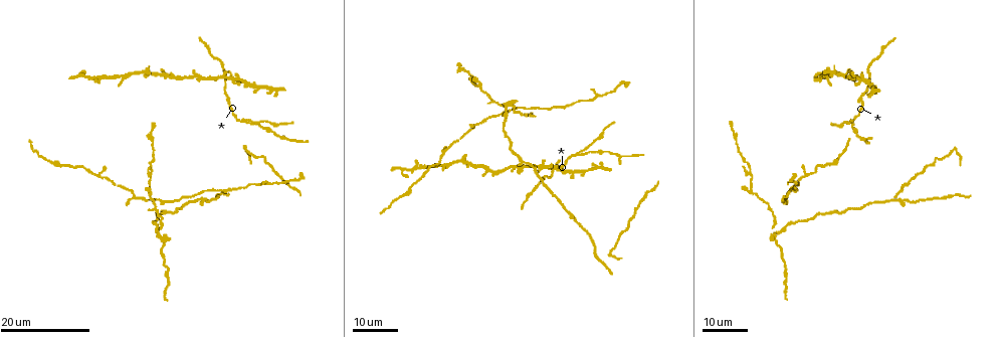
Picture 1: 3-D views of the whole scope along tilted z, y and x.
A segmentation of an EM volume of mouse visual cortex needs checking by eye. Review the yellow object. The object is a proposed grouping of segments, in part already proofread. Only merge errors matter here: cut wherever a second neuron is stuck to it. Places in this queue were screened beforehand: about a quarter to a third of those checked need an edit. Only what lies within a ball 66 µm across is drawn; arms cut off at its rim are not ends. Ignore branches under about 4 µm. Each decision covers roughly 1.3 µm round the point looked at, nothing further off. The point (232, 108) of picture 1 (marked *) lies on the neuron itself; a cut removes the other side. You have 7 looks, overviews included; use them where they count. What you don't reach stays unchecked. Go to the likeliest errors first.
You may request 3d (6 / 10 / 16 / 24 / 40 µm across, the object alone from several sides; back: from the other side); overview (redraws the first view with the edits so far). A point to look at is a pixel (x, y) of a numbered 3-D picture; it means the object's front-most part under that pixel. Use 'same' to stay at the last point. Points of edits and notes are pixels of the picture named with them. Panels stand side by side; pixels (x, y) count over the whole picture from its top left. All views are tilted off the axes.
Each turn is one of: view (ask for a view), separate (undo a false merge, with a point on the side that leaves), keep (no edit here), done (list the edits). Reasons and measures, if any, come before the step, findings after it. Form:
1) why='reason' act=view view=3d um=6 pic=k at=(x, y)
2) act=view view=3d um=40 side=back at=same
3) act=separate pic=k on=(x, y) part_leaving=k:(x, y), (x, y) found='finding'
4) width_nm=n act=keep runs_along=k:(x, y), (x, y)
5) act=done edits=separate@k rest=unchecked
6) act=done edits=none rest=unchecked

why='branch point' act=view view=3d um=24 pic=1 at=(156, 210)

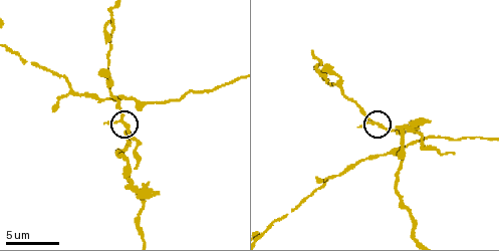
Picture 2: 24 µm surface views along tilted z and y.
act=view view=3d um=6 pic=2 at=(127, 125)

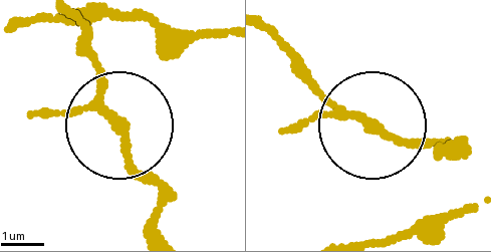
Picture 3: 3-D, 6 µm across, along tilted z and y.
arms=3 act=keep found='one neuron here'

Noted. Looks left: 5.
why='three arms meet' act=view view=3d um=16 pic=1 at=(870, 71)

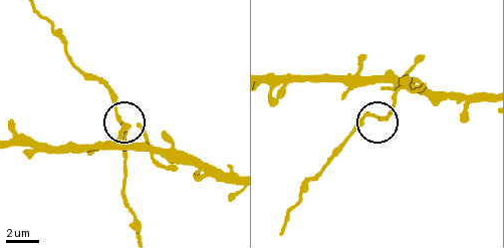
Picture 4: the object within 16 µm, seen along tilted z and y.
act=view view=3d um=10 pic=4 at=(372, 116)

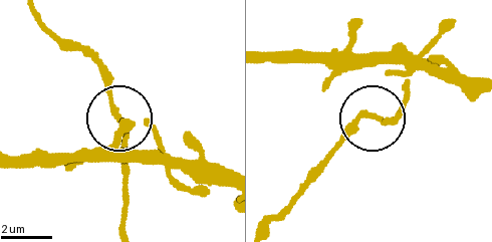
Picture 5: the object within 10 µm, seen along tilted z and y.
width_nm=150 act=keep runs_along=5:(404, 93), (394, 118), (358, 117), (345, 135) found='all the same neuron'

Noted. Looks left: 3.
why='thick turns thin' act=view view=3d um=16 pic=2 at=(334, 83)

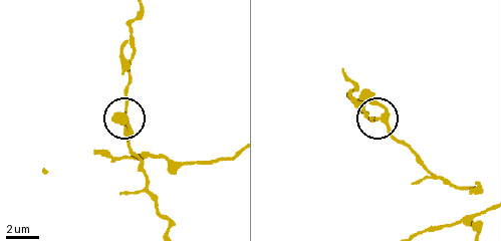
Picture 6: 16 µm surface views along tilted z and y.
act=view view=3d um=6 pic=6 at=(377, 117)

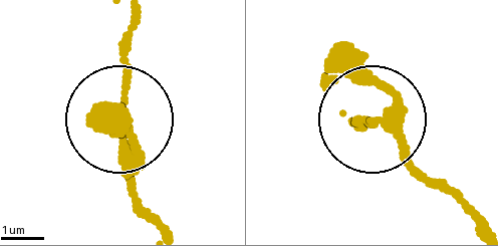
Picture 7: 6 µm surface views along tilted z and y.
arms=4 act=keep found='continuous, no second neuron'

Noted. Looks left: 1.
why='sudden change in width' act=view view=3d um=10 pic=2 at=(415, 131)

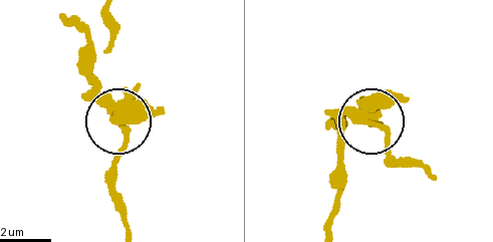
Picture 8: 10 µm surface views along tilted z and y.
width_nm=240 act=separate pic=8 on=(147, 106) part_leaving=8:(358, 118), (343, 131), (326, 228) found='two neurons meet here'

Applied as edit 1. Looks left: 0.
act=done edits=separate@8 rest=unchecked

